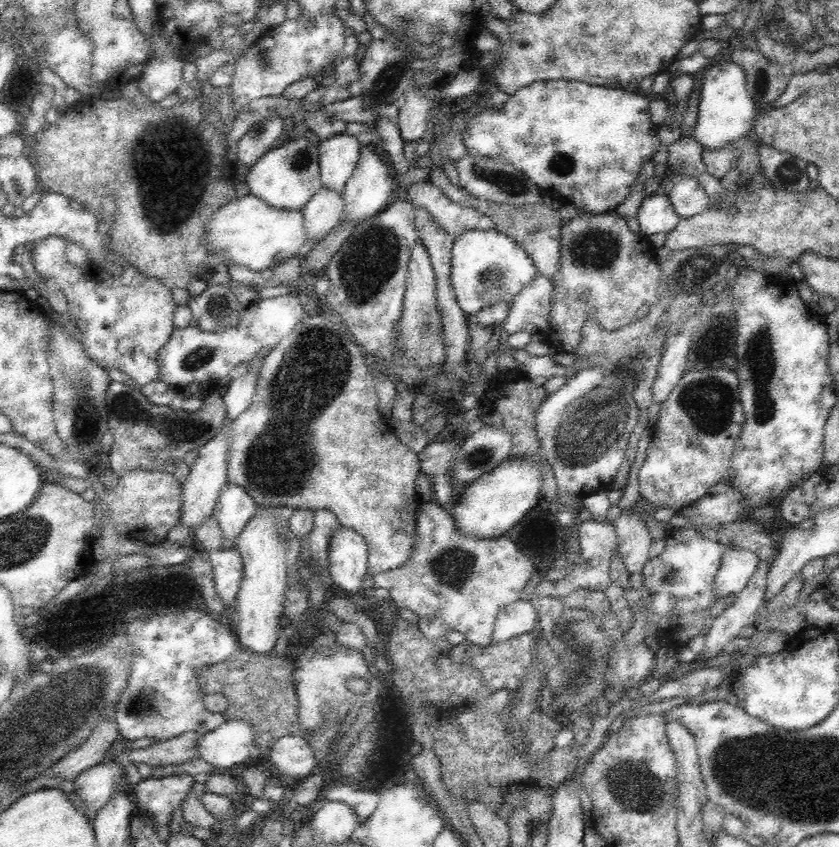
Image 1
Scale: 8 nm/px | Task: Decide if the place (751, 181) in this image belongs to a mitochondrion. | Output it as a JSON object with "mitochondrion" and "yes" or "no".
{"mitochondrion":"yes"}

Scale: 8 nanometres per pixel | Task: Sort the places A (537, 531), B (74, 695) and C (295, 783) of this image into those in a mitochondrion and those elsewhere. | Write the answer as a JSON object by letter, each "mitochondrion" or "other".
{"A":"other","B":"mitochondrion","C":"other"}

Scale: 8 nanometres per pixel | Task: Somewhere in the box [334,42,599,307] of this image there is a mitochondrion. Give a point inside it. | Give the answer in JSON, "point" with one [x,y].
{"point":[492,279]}

